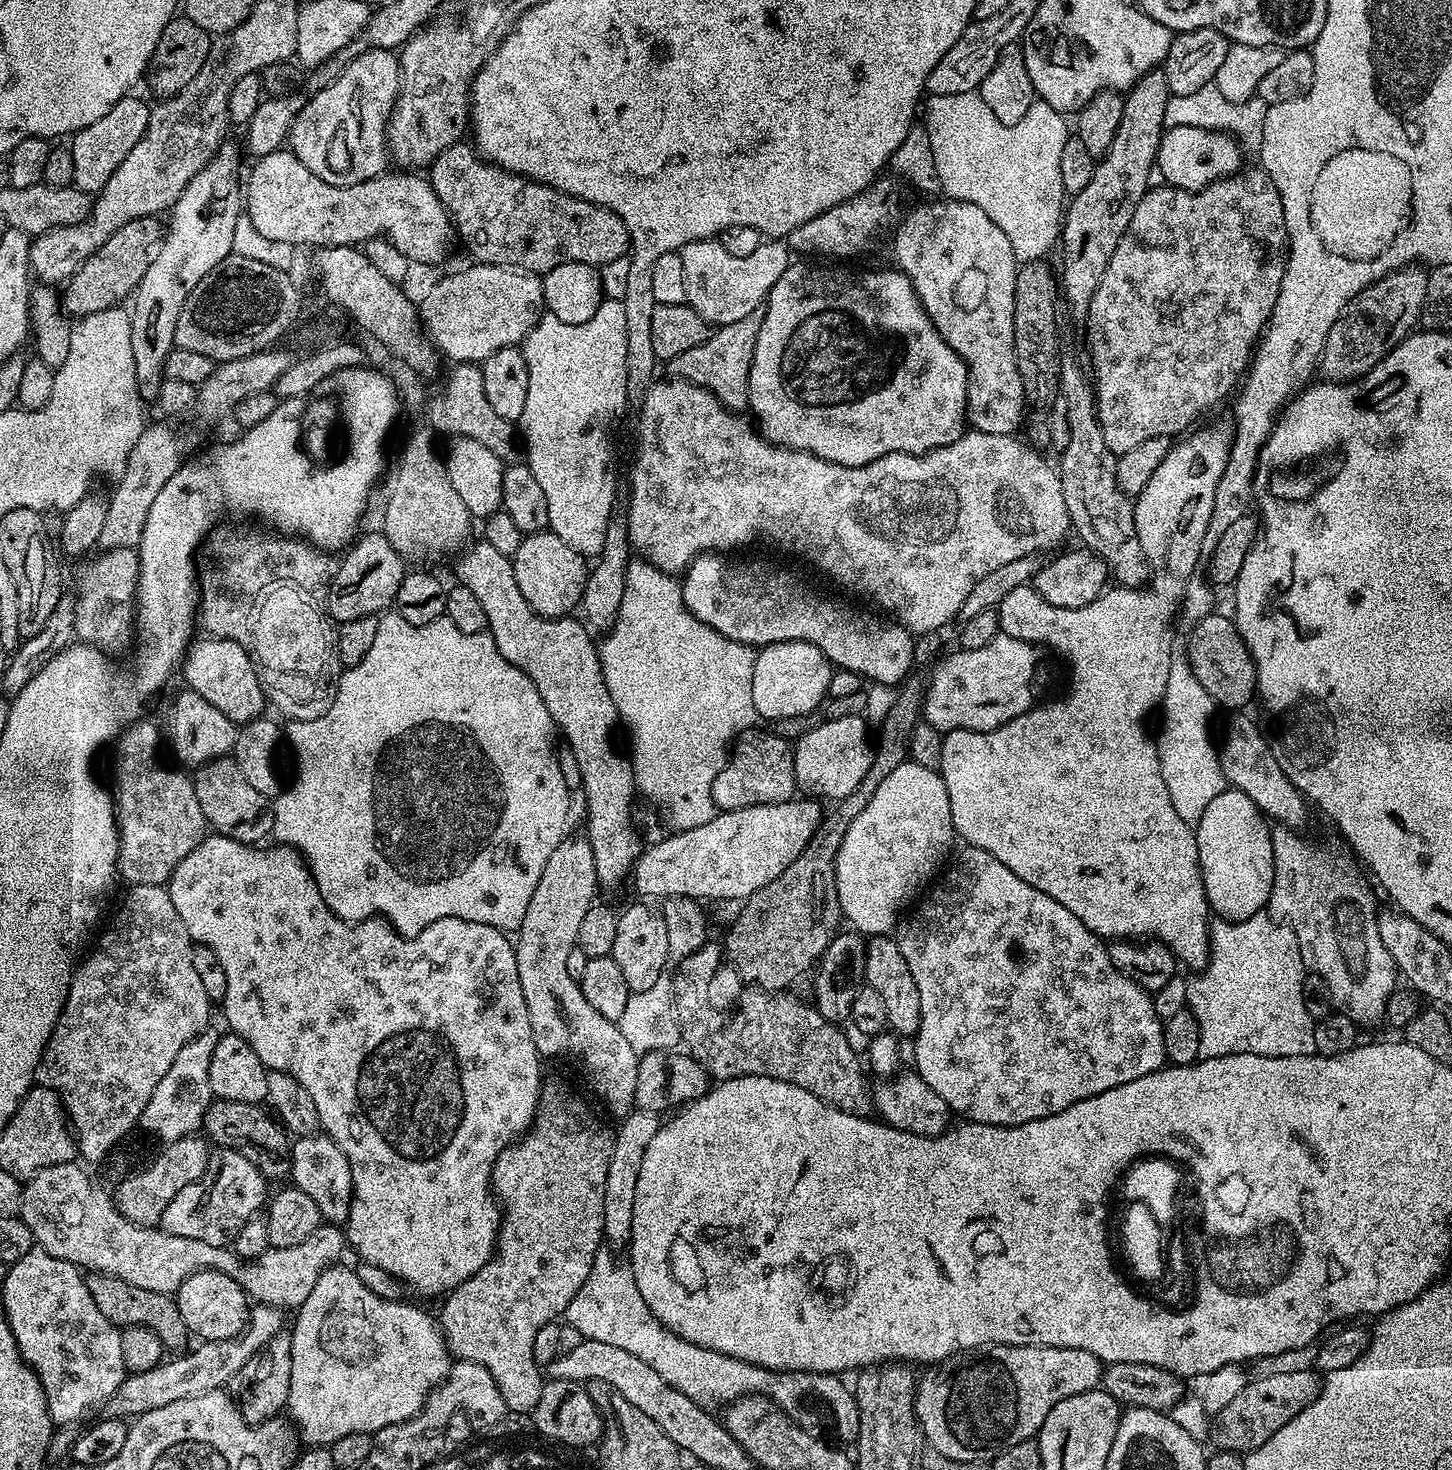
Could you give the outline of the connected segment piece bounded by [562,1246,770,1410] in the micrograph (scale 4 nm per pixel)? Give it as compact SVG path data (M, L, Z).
M602 1246L596 1251L596 1261L586 1282L582 1282L582 1290L578 1290L578 1294L574 1294L574 1298L568 1303L567 1310L562 1314L568 1326L578 1330L586 1340L607 1342L609 1346L618 1346L622 1350L628 1351L629 1354L634 1354L634 1358L642 1358L642 1362L646 1362L646 1366L651 1366L667 1384L674 1386L674 1390L686 1394L686 1398L690 1398L690 1402L694 1402L700 1408L716 1410L716 1407L719 1409L738 1398L764 1390L768 1384L768 1376L770 1377L769 1369L758 1368L745 1360L703 1348L674 1334L654 1315L650 1306L646 1306L636 1285L636 1278L632 1274L631 1267L616 1266L613 1255L615 1255L613 1249L608 1246Z

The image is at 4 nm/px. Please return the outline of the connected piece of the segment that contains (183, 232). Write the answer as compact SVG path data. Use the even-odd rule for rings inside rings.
M225 142L208 159L206 166L190 178L186 190L182 190L170 209L172 221L166 224L166 239L158 255L149 262L149 268L134 292L136 305L130 308L132 345L136 391L141 394L147 393L147 388L159 389L161 380L165 379L164 363L175 345L178 314L182 314L190 290L194 290L194 286L198 286L218 262L233 255L234 228L242 219L240 154L242 156L240 148Z

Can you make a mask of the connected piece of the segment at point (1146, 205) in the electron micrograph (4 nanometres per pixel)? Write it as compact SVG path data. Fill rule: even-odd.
M1245 167L1233 175L1217 180L1215 184L1207 184L1199 192L1187 192L1184 188L1171 186L1152 186L1142 198L1142 202L1138 202L1138 210L1134 210L1134 218L1130 218L1128 234L1122 238L1122 242L1118 242L1118 250L1114 250L1114 258L1110 258L1110 266L1106 266L1106 274L1102 274L1098 290L1094 290L1094 298L1090 302L1090 310L1086 317L1088 348L1092 351L1090 372L1094 377L1096 414L1109 453L1129 452L1134 450L1134 446L1155 436L1176 438L1187 433L1197 423L1196 415L1206 411L1211 404L1218 403L1236 383L1237 387L1249 369L1254 349L1264 329L1268 327L1268 320L1278 302L1290 247L1282 198L1263 167L1255 167ZM1203 360L1208 360L1208 368L1195 368L1195 364L1200 364Z

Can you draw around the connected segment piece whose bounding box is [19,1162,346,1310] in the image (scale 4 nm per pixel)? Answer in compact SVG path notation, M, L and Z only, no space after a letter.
M73 1162L50 1166L27 1181L20 1219L30 1226L37 1245L54 1258L62 1258L88 1272L114 1274L130 1282L130 1286L142 1286L142 1290L174 1294L186 1278L212 1268L237 1280L256 1304L298 1310L324 1272L328 1248L346 1244L345 1233L337 1225L324 1222L313 1239L298 1246L270 1246L261 1256L245 1262L231 1247L215 1248L210 1242L198 1242L198 1238L182 1238L156 1226L130 1222L116 1208L113 1197L95 1188L78 1165Z

